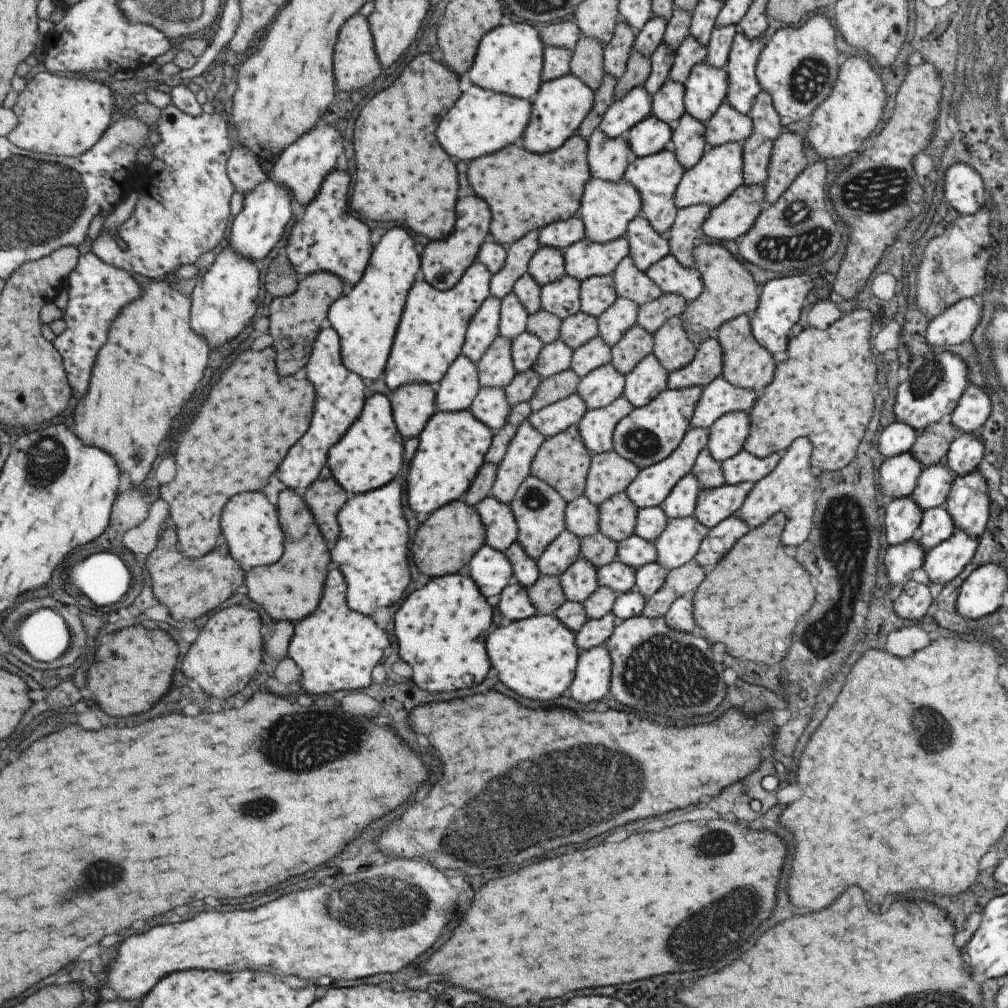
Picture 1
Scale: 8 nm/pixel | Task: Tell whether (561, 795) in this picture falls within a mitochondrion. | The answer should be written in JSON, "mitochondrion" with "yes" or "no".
{"mitochondrion":"yes"}

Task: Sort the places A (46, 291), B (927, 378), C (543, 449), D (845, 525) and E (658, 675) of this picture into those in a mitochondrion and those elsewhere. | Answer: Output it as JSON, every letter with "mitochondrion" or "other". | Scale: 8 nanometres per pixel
{"A":"other","B":"mitochondrion","C":"other","D":"mitochondrion","E":"mitochondrion"}

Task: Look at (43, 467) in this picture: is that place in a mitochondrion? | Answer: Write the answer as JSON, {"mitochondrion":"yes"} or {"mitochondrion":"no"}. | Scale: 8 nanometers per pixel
{"mitochondrion":"yes"}

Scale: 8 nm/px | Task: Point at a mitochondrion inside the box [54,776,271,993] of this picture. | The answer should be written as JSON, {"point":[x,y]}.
{"point":[95,876]}

